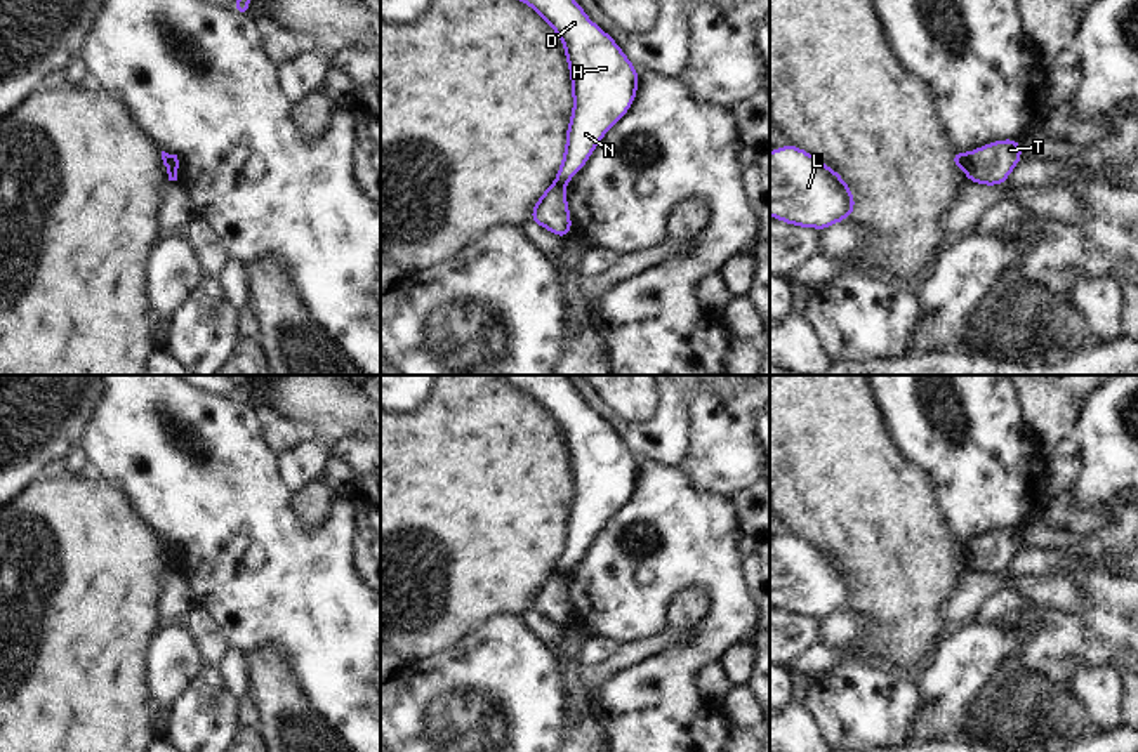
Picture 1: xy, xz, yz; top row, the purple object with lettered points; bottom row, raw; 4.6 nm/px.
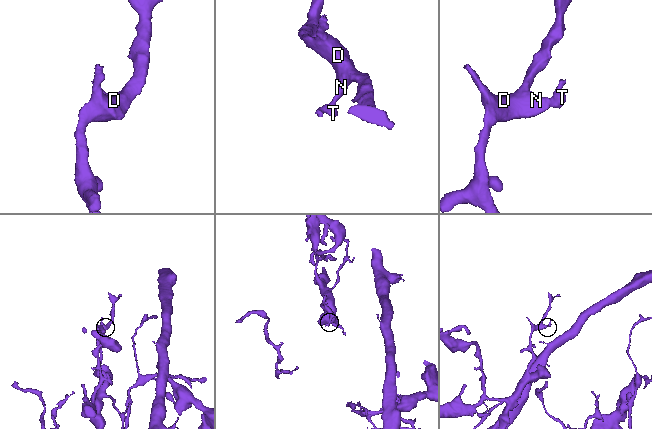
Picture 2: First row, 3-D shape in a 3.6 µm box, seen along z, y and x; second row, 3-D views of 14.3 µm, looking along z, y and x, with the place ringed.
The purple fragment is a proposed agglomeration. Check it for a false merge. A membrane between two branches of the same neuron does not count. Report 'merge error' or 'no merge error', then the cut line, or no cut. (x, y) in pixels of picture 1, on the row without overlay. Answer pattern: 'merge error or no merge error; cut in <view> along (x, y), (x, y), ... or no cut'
merge error; cut in yz along (968, 544), (965, 558)

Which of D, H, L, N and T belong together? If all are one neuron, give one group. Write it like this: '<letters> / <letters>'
D H L N / T

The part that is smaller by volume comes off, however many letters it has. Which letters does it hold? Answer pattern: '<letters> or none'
T

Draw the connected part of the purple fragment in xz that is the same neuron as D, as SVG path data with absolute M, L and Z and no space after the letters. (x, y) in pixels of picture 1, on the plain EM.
M497 375L530 394L563 431L573 500L556 571L566 575L605 523L631 498L639 465L617 431L592 412L566 375Z

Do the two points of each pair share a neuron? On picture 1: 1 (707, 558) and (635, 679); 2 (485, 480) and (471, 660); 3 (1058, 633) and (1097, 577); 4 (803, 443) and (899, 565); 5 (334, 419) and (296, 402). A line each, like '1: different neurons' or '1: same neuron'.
1: same neuron
2: different neurons
3: same neuron
4: same neuron
5: same neuron

